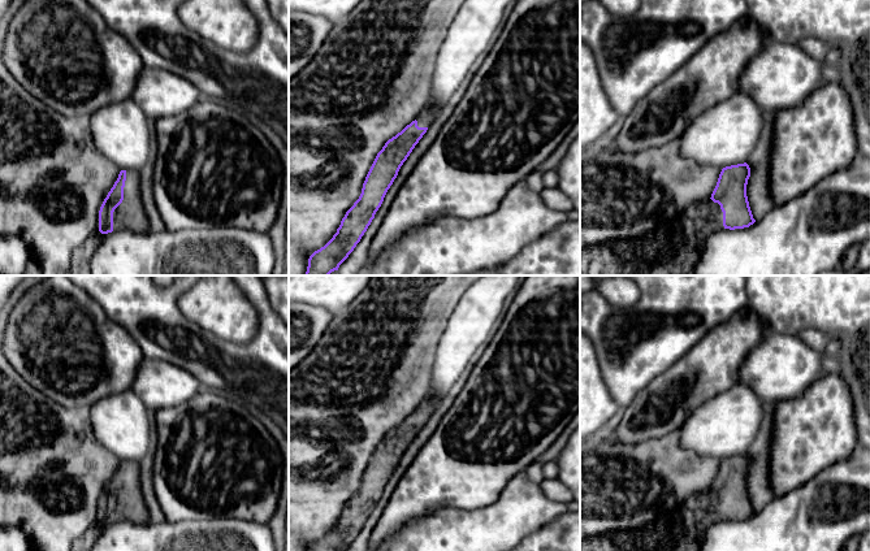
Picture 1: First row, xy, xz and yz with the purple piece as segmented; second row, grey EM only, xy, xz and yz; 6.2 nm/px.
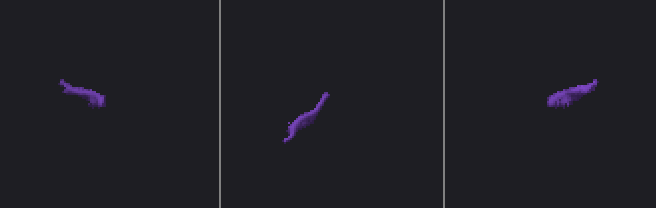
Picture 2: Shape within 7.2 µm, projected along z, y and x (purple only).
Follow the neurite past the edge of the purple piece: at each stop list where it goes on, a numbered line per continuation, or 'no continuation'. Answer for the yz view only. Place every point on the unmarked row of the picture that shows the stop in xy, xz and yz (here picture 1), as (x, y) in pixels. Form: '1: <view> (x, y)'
1: yz (683, 529)

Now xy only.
1: xy (130, 506)

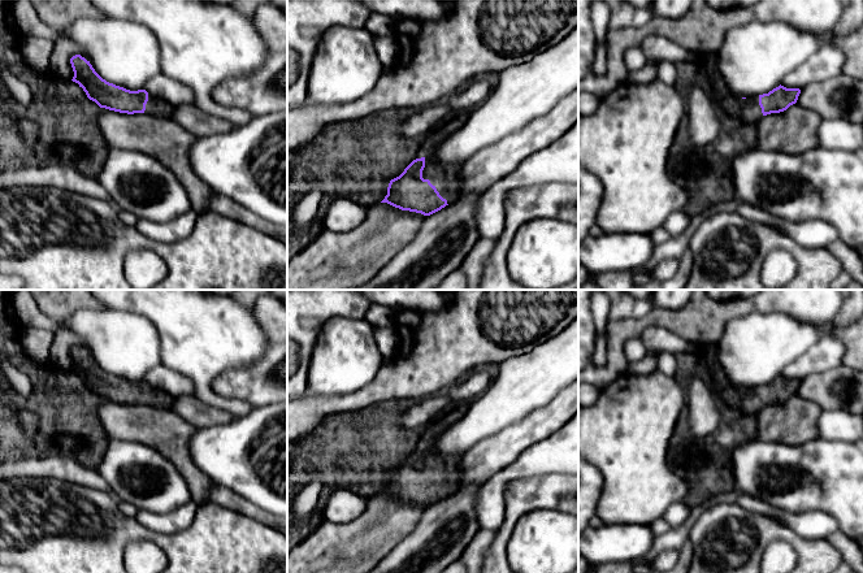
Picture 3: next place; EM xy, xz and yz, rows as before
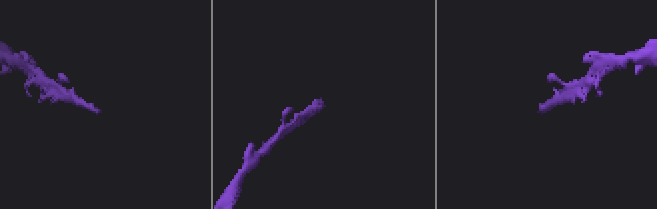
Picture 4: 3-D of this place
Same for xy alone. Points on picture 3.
1: xy (156, 398)

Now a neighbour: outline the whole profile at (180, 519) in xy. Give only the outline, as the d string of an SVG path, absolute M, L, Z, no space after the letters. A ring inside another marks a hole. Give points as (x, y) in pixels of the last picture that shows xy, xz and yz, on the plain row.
M191 500L179 508L168 513L153 513L146 509L138 511L135 518L147 529L162 533L173 534L175 531L187 529L198 511L198 504Z

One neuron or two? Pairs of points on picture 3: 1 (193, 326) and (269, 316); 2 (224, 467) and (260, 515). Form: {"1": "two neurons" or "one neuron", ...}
{"1": "two neurons", "2": "two neurons"}

